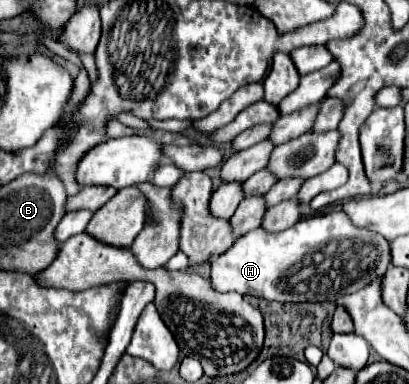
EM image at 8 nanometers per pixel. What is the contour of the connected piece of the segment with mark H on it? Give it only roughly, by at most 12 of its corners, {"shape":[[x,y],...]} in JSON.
{"shape":[[339,210],[257,228],[211,260],[211,286],[277,302],[361,290],[389,242]]}

